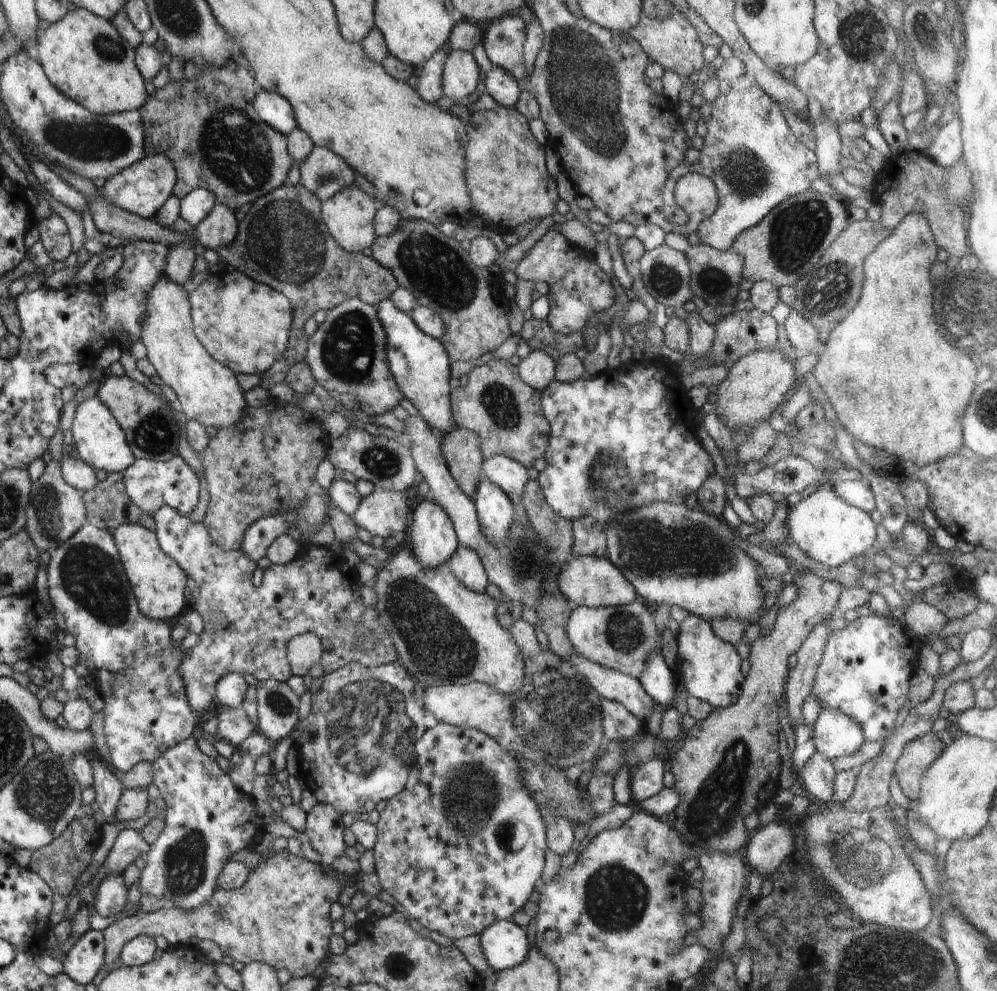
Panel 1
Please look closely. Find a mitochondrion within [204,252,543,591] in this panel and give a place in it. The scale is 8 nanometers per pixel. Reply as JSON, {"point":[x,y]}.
{"point":[348,352]}

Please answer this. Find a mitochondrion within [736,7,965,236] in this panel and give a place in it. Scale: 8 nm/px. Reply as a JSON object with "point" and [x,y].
{"point":[932,46]}

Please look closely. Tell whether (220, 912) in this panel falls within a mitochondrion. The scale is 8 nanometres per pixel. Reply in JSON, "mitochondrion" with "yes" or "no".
{"mitochondrion":"yes"}

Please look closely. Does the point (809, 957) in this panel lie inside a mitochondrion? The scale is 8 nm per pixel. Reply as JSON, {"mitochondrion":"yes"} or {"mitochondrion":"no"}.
{"mitochondrion":"yes"}

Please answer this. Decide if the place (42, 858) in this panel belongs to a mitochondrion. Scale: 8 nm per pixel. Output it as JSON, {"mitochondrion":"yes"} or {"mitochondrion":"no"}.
{"mitochondrion":"no"}

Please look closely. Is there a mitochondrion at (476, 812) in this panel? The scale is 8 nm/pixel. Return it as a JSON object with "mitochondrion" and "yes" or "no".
{"mitochondrion":"yes"}

